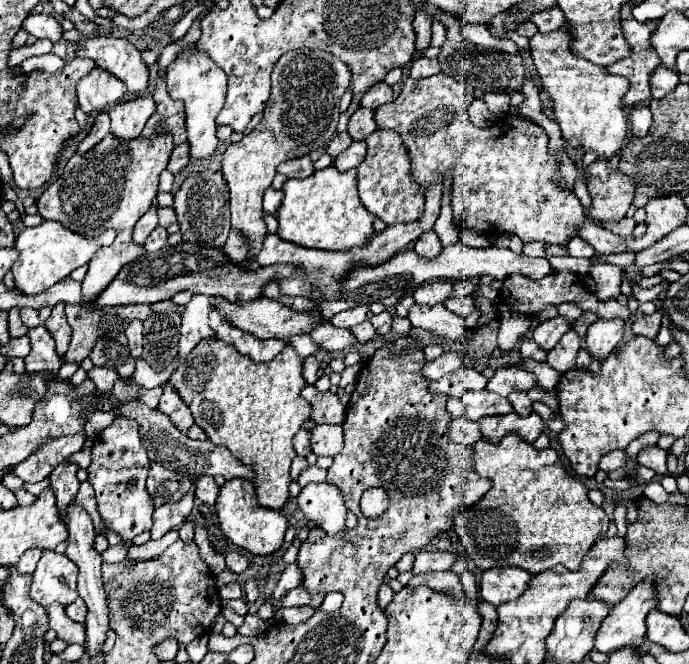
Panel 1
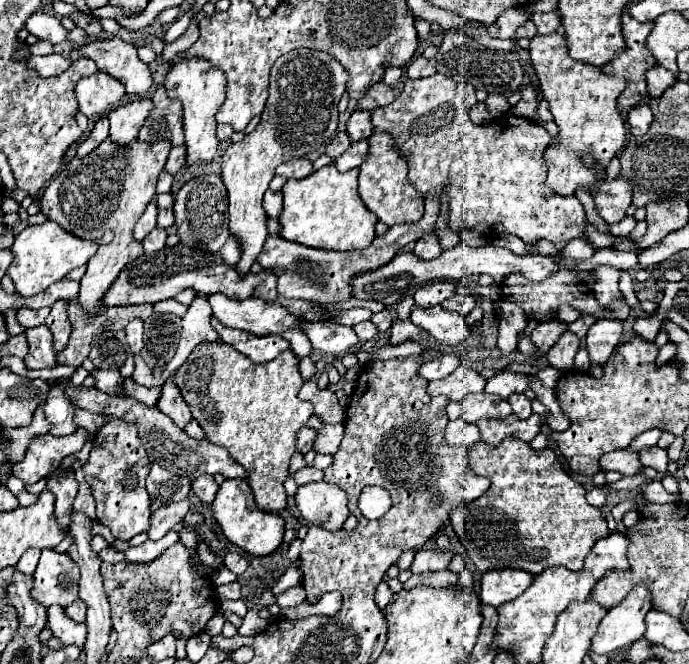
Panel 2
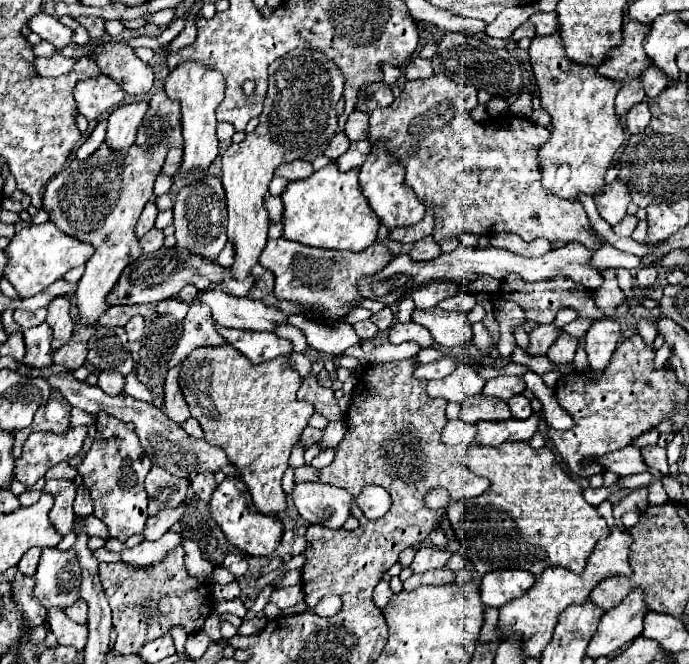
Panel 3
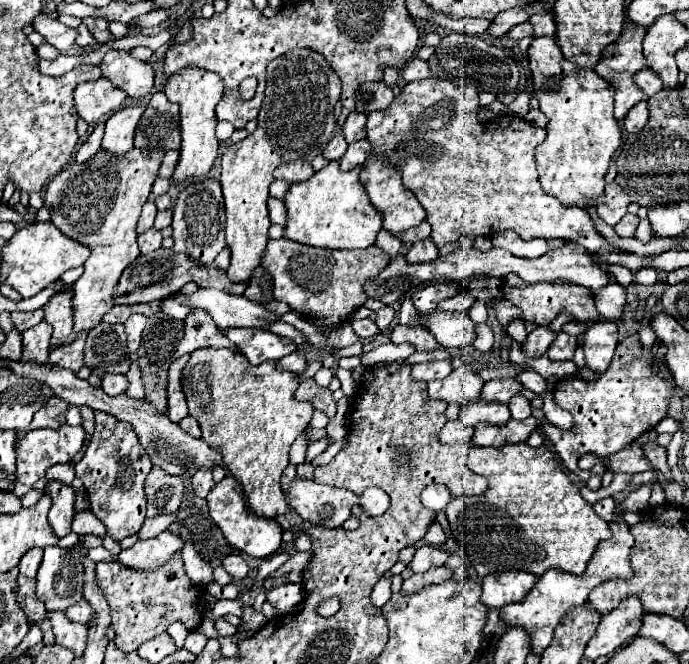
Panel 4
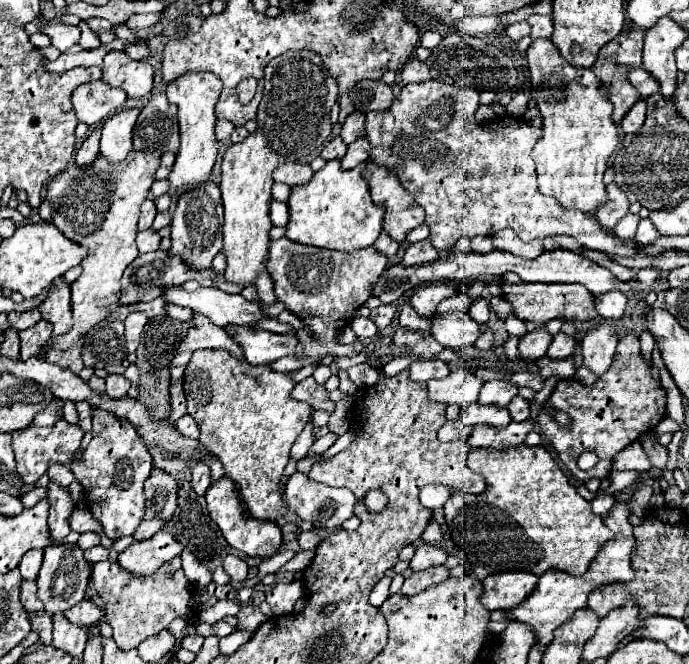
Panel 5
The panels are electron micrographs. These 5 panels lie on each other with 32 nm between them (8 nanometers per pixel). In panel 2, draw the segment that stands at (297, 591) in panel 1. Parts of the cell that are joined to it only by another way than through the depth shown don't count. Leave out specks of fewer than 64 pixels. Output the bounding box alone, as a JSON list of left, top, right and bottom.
[274,586,306,608]

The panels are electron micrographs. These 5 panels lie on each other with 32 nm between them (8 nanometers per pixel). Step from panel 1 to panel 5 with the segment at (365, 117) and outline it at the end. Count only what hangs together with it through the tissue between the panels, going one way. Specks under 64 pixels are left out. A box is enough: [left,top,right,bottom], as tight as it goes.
[340,112,364,144]

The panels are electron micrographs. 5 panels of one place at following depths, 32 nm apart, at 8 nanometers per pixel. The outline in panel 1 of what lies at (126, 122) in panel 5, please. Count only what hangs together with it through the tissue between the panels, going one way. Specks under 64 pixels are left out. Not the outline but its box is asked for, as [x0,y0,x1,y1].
[110,96,156,140]

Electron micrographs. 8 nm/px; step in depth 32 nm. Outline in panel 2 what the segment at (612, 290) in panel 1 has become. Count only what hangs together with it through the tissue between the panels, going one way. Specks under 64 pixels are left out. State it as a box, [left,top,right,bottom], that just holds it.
[594,266,624,308]

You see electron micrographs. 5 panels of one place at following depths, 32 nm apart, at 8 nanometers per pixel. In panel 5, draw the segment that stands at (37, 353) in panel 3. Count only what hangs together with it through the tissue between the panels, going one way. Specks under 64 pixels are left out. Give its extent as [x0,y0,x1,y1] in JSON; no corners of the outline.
[20,320,52,358]

